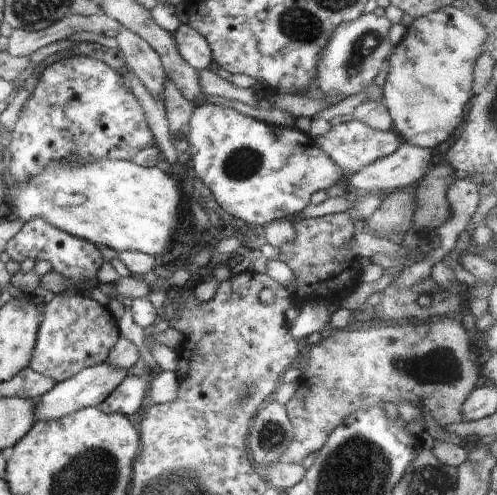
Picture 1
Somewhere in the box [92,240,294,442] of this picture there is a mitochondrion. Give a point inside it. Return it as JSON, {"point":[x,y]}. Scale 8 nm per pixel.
{"point":[248,389]}

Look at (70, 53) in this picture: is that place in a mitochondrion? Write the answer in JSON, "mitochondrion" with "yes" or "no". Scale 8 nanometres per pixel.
{"mitochondrion":"no"}

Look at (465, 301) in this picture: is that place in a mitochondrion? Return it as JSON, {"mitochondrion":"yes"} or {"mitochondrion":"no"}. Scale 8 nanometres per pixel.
{"mitochondrion":"no"}

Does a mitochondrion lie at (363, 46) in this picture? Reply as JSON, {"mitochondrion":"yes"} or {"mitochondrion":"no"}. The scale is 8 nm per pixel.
{"mitochondrion":"yes"}

